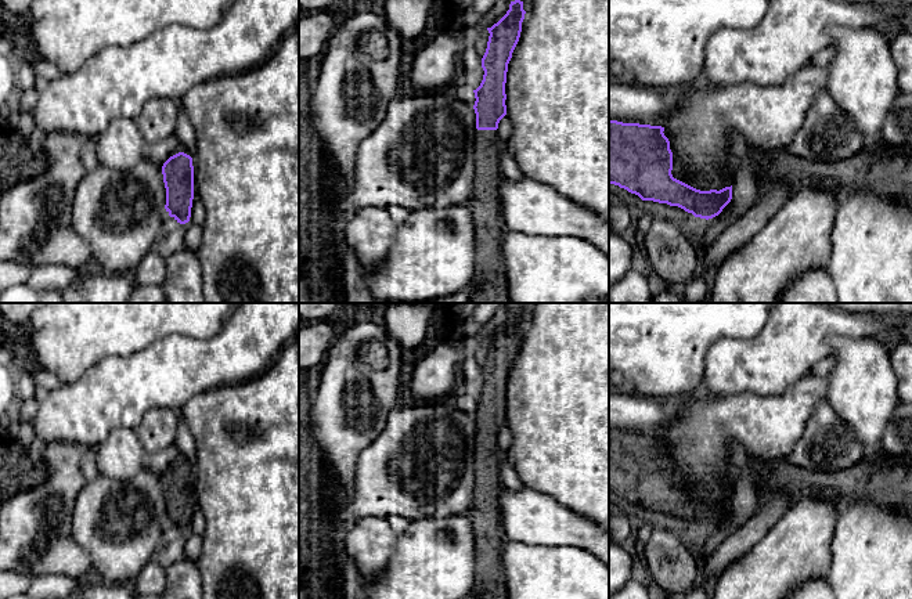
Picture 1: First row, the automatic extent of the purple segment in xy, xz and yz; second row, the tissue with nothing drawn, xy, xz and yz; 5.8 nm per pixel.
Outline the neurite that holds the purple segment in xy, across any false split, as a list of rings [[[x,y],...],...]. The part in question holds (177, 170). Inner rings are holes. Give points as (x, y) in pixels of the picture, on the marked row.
[[[184,152],[170,156],[162,166],[162,174],[166,188],[166,212],[177,223],[188,223],[194,199],[192,158]]]

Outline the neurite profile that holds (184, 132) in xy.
[[[179,102],[177,125],[174,136],[179,138],[181,145],[181,152],[190,155],[191,158],[197,154],[197,136],[195,130],[188,119],[187,112]]]

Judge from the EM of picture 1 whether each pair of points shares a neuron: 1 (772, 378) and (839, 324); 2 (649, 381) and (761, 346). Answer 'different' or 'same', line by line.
1: same
2: different

